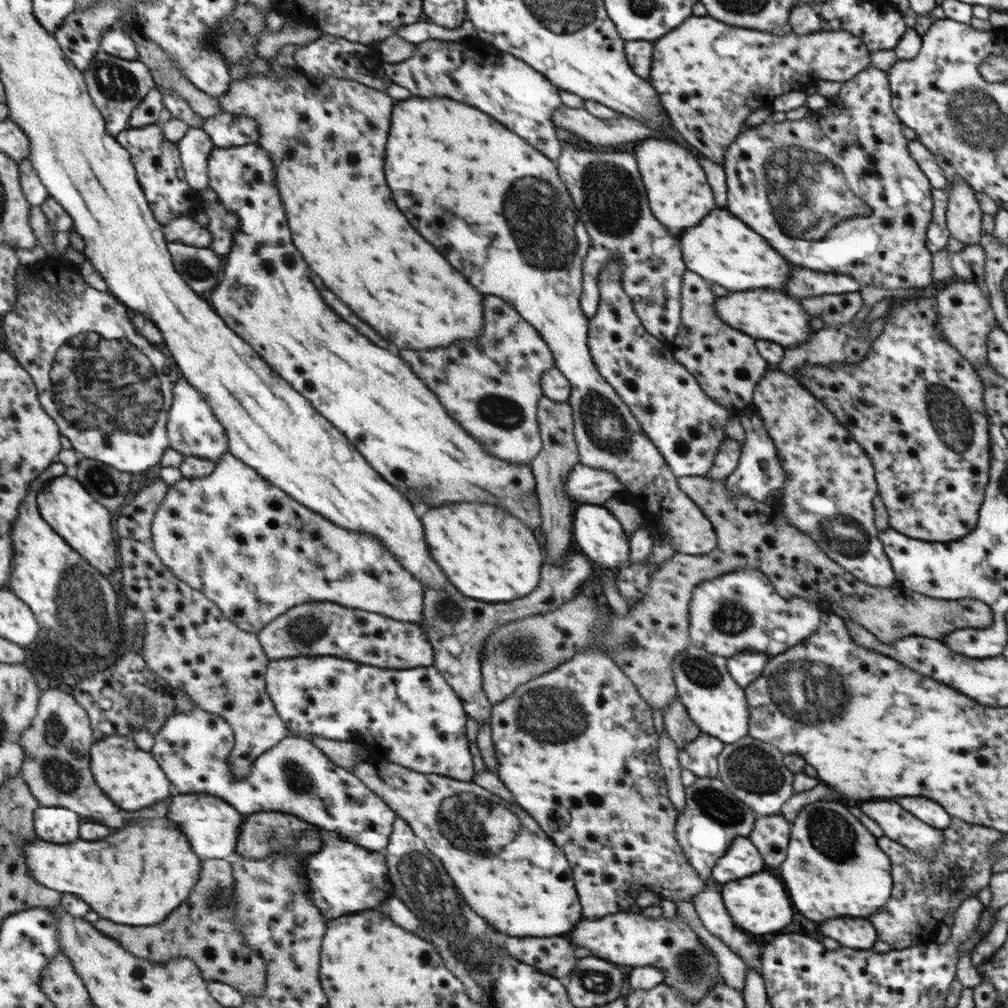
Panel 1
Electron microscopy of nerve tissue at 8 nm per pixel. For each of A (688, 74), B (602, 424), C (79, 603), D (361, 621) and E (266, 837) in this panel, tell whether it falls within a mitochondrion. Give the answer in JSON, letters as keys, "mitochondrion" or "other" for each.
{"A":"other","B":"mitochondrion","C":"mitochondrion","D":"other","E":"mitochondrion"}

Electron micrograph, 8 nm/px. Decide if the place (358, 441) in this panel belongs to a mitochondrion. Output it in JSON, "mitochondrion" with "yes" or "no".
{"mitochondrion":"no"}

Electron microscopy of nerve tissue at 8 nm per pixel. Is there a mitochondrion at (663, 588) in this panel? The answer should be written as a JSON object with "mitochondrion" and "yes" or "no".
{"mitochondrion":"no"}

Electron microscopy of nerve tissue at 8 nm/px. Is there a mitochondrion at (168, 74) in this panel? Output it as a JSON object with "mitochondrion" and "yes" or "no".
{"mitochondrion":"yes"}

